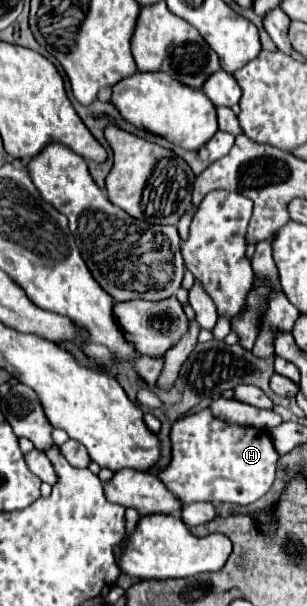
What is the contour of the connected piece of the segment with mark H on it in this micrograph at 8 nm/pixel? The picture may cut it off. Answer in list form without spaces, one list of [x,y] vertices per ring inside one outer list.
[[[210,407],[180,417],[172,425],[170,439],[172,463],[160,473],[160,479],[186,505],[196,501],[250,505],[264,497],[276,479],[280,455],[274,449],[270,433],[216,419]]]

